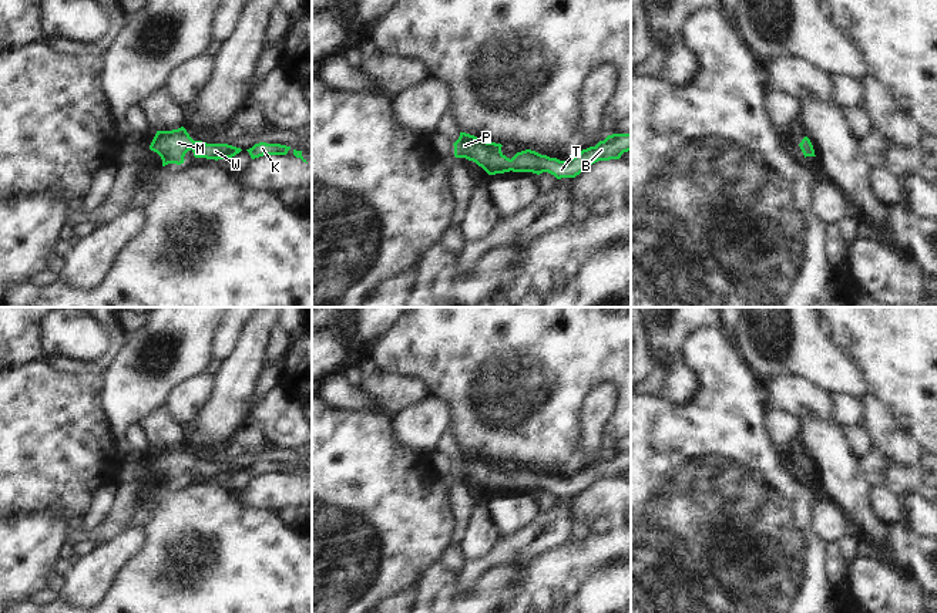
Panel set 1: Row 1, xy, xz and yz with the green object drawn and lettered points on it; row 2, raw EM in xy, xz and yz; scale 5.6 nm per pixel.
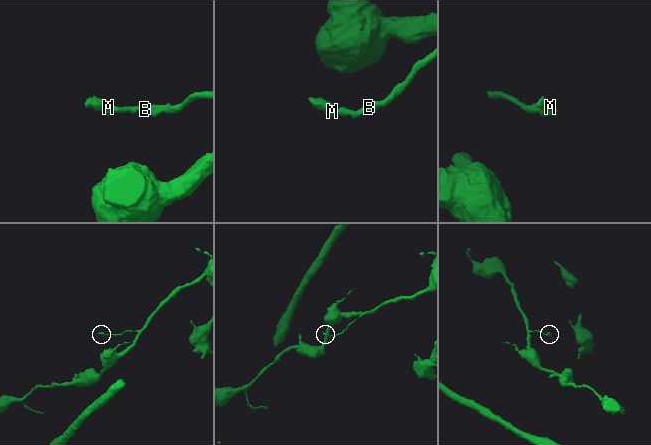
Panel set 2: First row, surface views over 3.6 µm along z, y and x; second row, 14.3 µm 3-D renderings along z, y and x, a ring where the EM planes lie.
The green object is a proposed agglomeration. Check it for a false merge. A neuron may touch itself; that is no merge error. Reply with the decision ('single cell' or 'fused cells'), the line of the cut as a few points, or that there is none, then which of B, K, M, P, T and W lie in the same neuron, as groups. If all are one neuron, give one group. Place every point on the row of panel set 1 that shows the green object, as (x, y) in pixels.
single cell; no cut; B K M P T W

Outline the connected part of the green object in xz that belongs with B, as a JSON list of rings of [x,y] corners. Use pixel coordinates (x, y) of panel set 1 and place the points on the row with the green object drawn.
[[[460,132],[454,145],[454,156],[466,158],[481,166],[488,175],[504,172],[548,172],[557,179],[575,178],[598,161],[619,159],[624,152],[631,151],[631,134],[612,134],[595,146],[582,149],[568,161],[560,161],[525,149],[517,152],[511,159],[501,152],[501,144],[487,142],[474,135]]]

